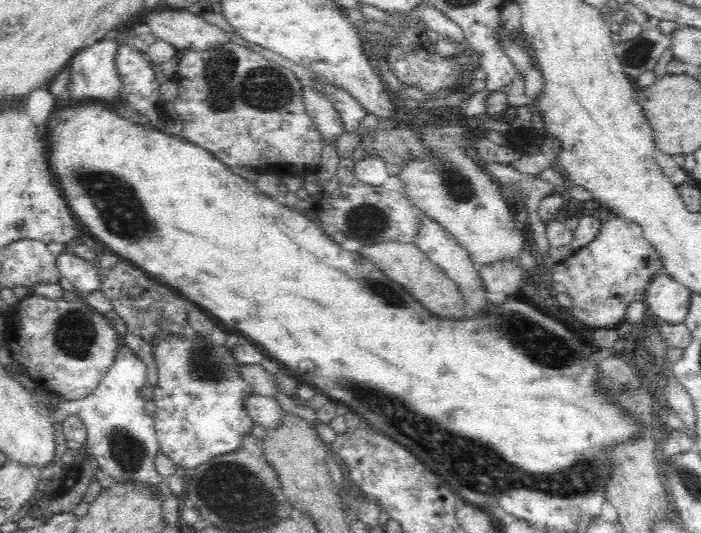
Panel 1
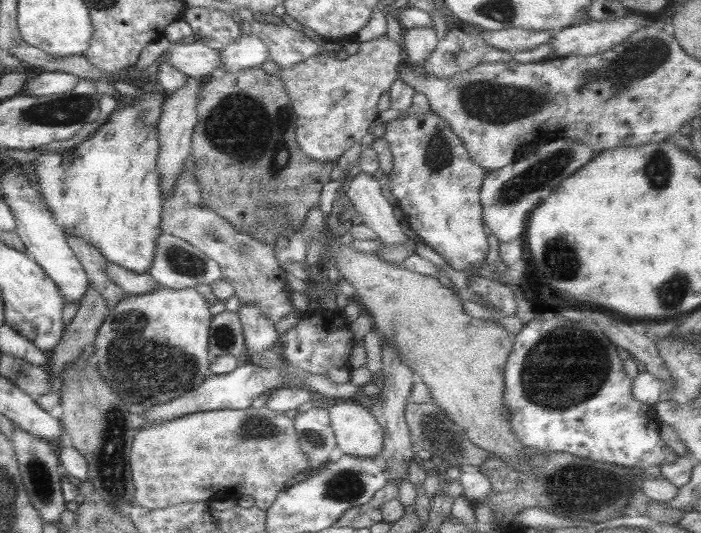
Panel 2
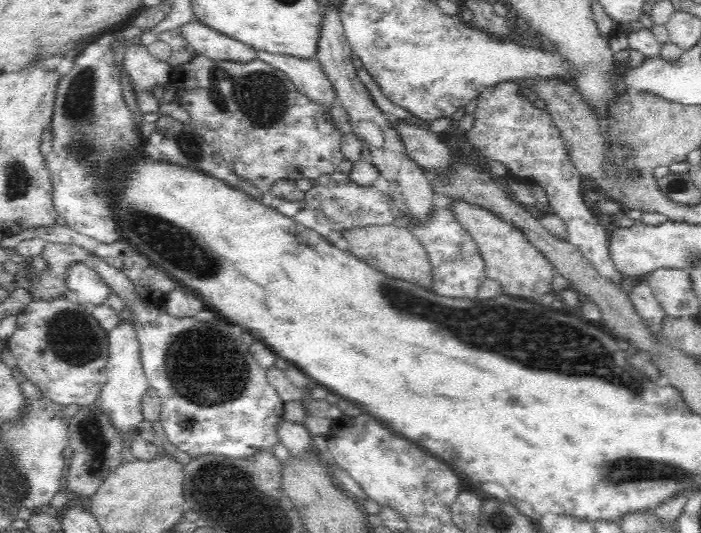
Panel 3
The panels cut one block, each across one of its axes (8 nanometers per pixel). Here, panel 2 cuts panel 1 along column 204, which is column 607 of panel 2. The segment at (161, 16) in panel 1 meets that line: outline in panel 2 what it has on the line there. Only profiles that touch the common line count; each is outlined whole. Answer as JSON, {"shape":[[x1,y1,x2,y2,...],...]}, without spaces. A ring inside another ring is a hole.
{"shape":[[629,14,614,20,597,21,592,18,567,26,555,32,549,45,551,56,592,56,606,52,609,48,624,42,630,34,646,27,646,19]]}

